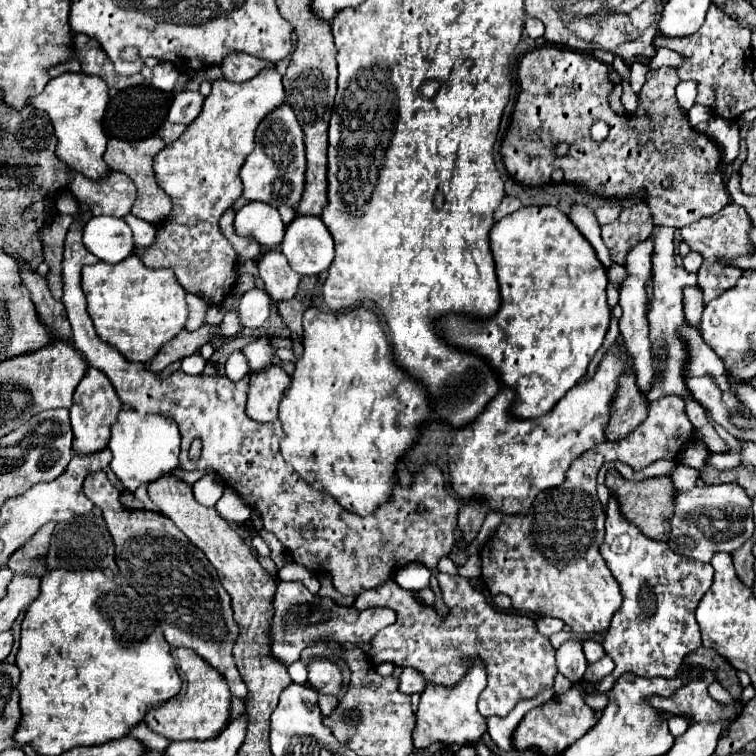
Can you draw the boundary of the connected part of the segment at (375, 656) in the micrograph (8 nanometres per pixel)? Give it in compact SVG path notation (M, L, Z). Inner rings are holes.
M439 574L439 586L449 606L447 618L439 618L433 608L419 604L415 594L403 590L393 580L357 596L357 610L389 606L397 612L397 622L371 638L371 648L367 652L371 664L391 662L401 668L409 666L421 672L425 682L449 688L467 674L469 662L475 658L487 670L487 686L479 696L479 714L485 718L507 716L517 702L533 698L545 686L553 686L557 674L555 648L527 614L493 610L485 596L463 576Z

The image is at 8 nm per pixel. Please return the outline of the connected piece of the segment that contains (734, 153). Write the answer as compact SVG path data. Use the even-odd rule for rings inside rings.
M715 116L707 124L707 138L713 138L713 142L723 150L723 164L731 164L737 160L740 148L740 126L735 121L723 120Z

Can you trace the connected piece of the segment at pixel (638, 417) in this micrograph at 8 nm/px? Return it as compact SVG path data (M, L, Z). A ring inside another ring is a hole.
M621 374L619 386L611 404L609 424L607 424L607 442L615 442L635 430L647 418L649 402L639 392L633 374Z

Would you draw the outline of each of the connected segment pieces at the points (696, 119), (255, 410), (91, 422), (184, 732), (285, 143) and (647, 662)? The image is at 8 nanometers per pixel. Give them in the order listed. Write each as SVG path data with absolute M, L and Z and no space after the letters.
M695 104L695 106L687 112L687 116L691 118L693 126L699 126L699 124L703 124L703 122L707 122L707 120L711 118L711 110L709 110L707 106L699 106L699 104Z
M273 364L269 368L251 372L249 378L247 416L255 422L273 422L277 418L277 408L283 392L291 382L289 374L285 374L279 364Z
M87 368L87 374L83 376L83 380L79 382L75 390L73 406L69 408L69 420L71 420L71 430L73 430L73 452L75 454L95 454L107 448L107 442L111 436L109 428L117 420L119 410L121 410L121 400L115 394L107 376L97 368Z
M173 648L171 656L175 658L177 670L183 680L183 688L179 696L167 700L157 710L149 710L145 716L145 724L157 734L169 740L211 740L221 734L221 730L229 722L231 714L231 692L225 678L213 670L203 658L187 648Z
M285 102L279 106L279 110L273 110L259 122L259 128L255 132L255 150L245 158L241 166L241 182L243 182L243 196L247 200L267 202L271 206L289 204L297 206L305 188L305 142L303 142L303 130L291 110L291 106Z
M613 496L607 504L605 538L599 552L619 582L623 604L613 614L611 626L603 632L601 640L605 652L615 662L615 668L593 688L599 694L609 692L611 686L615 686L615 678L621 678L621 674L635 674L641 678L675 678L683 658L701 646L695 610L713 582L711 564L685 560L671 552L665 542L655 542L643 536L621 516Z

